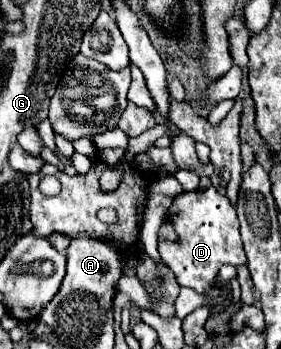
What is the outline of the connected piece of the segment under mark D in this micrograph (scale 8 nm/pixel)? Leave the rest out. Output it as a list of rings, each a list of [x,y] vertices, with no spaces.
[[[215,187],[177,195],[165,213],[165,221],[173,225],[179,243],[161,239],[159,253],[165,265],[175,273],[175,279],[181,287],[191,287],[197,293],[209,293],[221,265],[245,265],[245,251],[235,207],[225,195],[217,193]]]

